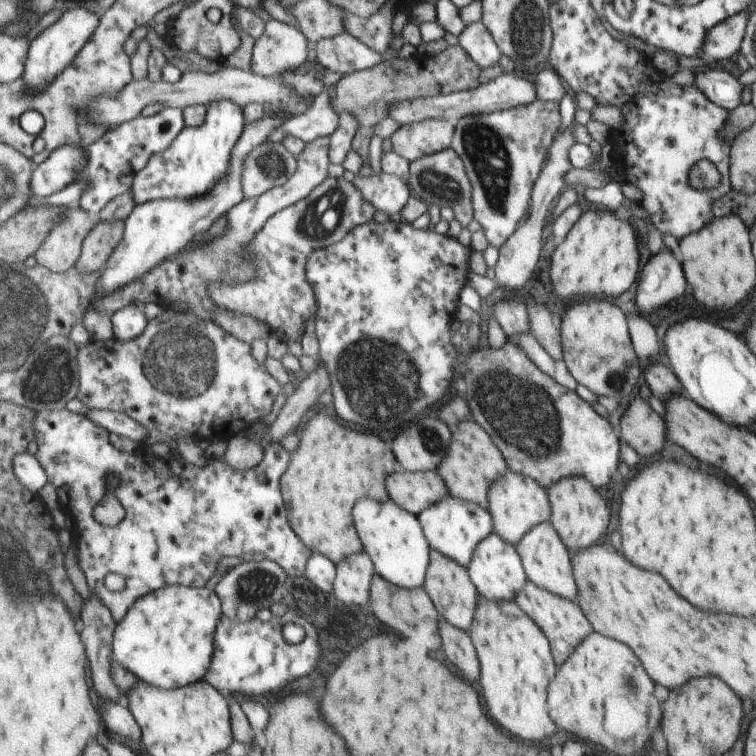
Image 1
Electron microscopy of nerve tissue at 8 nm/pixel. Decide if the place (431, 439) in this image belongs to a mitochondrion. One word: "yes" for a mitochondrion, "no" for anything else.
yes

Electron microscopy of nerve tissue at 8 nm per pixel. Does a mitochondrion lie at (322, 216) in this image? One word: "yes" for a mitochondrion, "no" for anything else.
yes

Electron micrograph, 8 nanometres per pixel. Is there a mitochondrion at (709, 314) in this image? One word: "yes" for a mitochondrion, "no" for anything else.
no

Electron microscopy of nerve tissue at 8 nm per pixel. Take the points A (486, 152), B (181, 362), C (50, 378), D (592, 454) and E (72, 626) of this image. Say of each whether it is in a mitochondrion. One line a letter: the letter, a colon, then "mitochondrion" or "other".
A: mitochondrion
B: mitochondrion
C: mitochondrion
D: other
E: other

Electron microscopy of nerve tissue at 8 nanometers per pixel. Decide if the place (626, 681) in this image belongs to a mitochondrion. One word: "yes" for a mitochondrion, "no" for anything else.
yes

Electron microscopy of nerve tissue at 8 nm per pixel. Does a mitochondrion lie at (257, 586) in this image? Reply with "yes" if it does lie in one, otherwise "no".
yes

